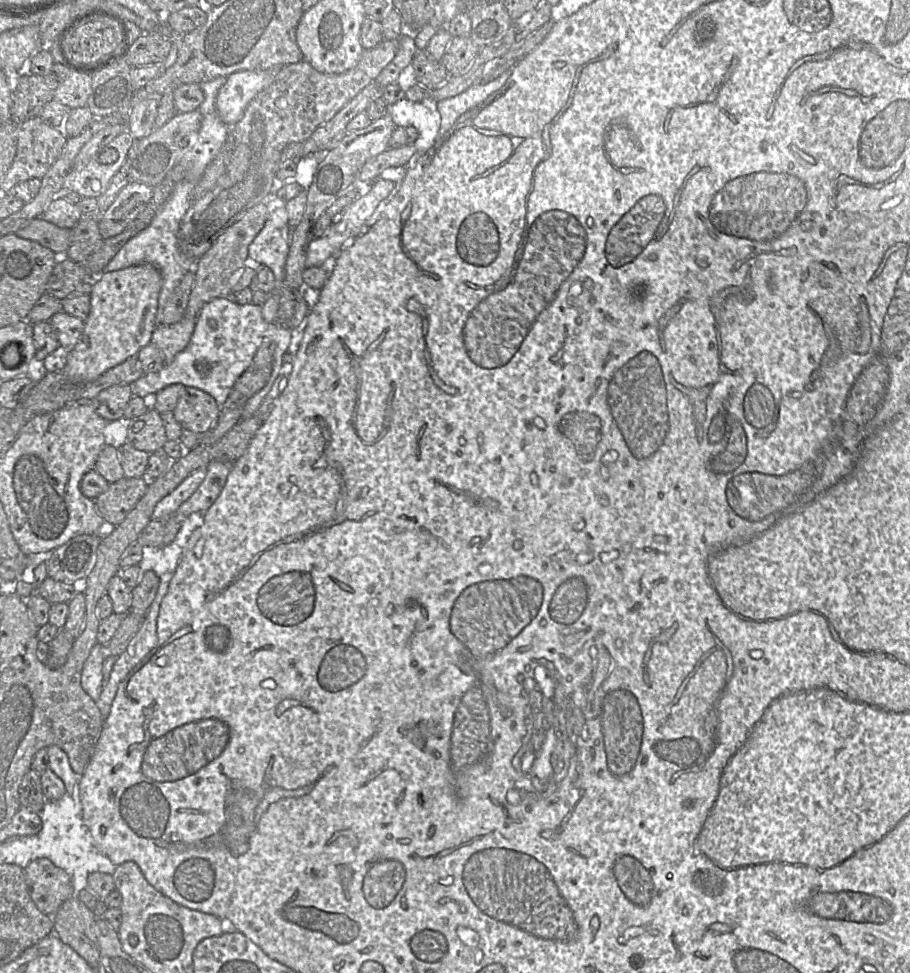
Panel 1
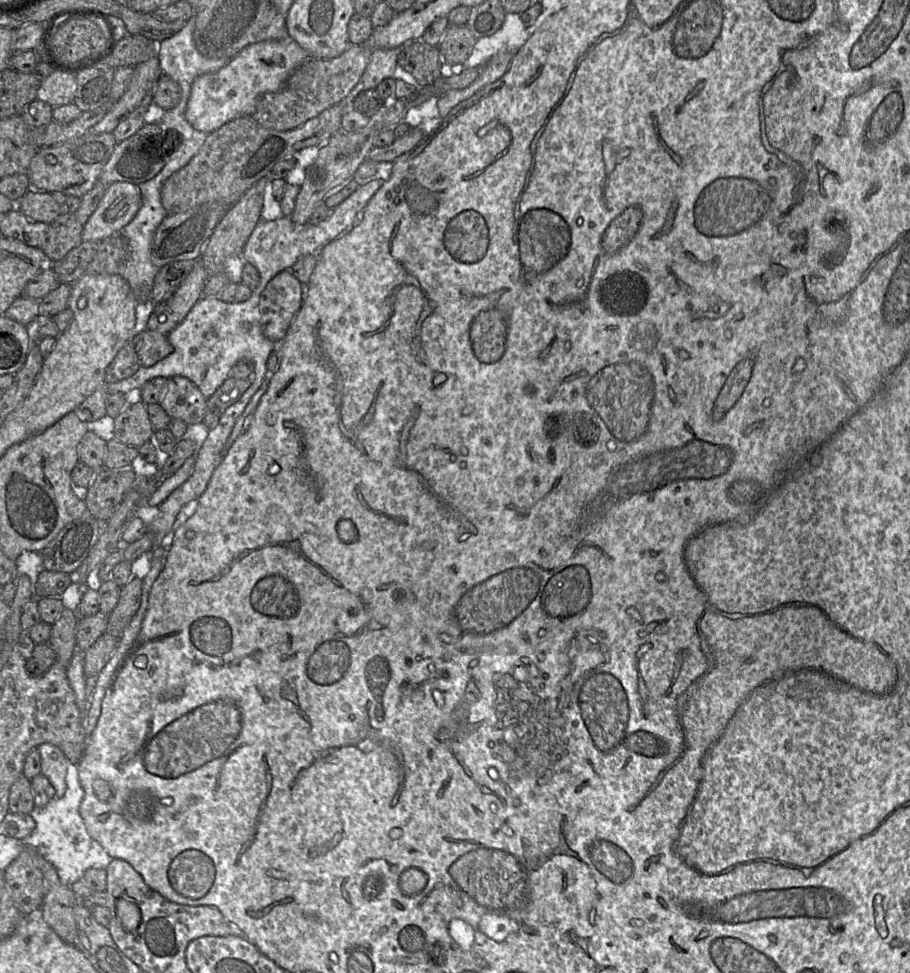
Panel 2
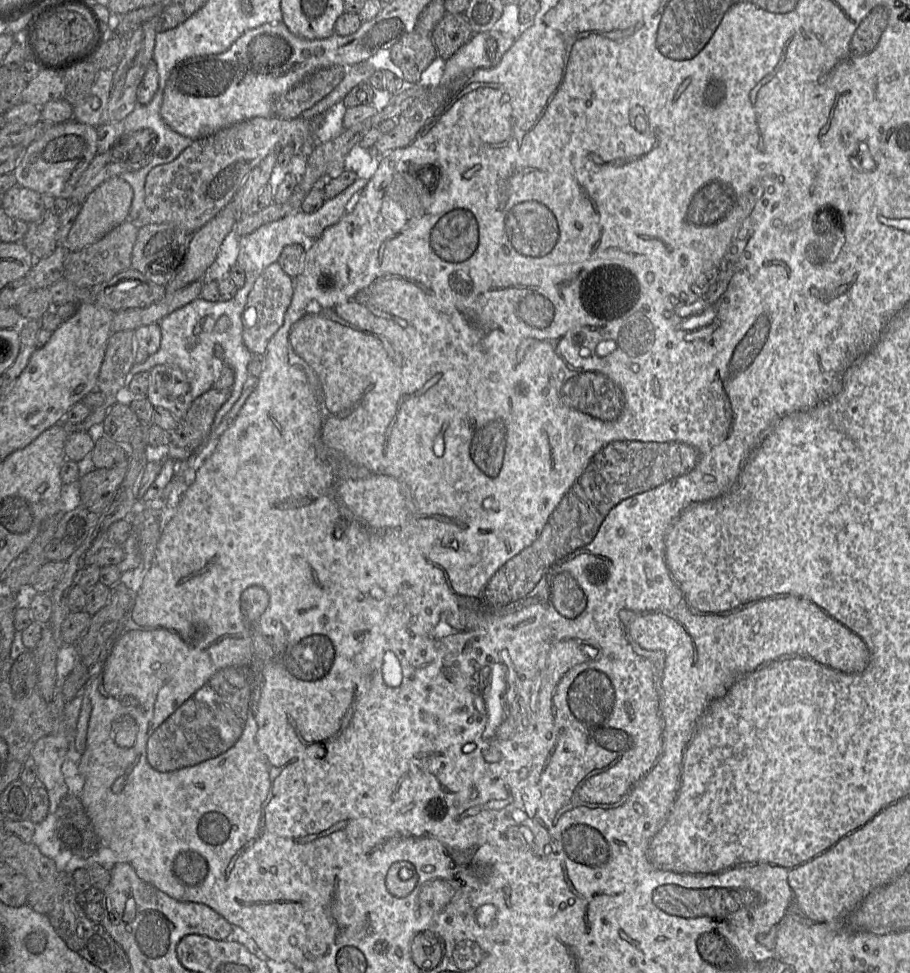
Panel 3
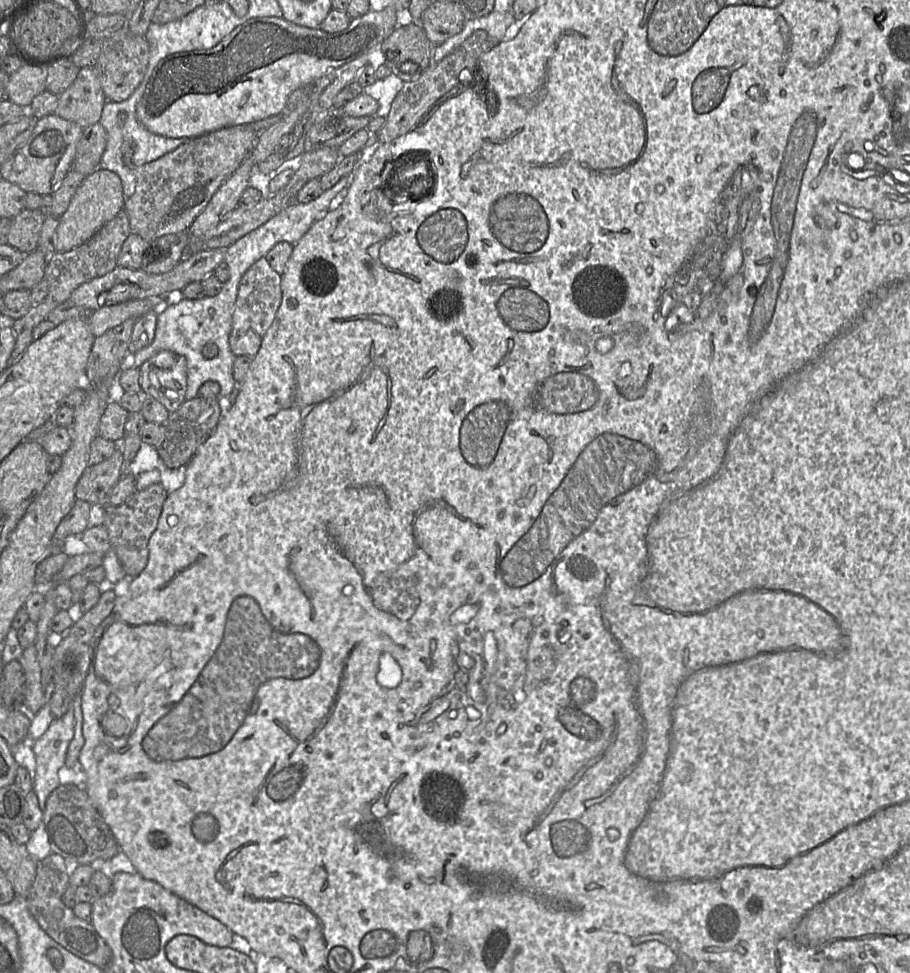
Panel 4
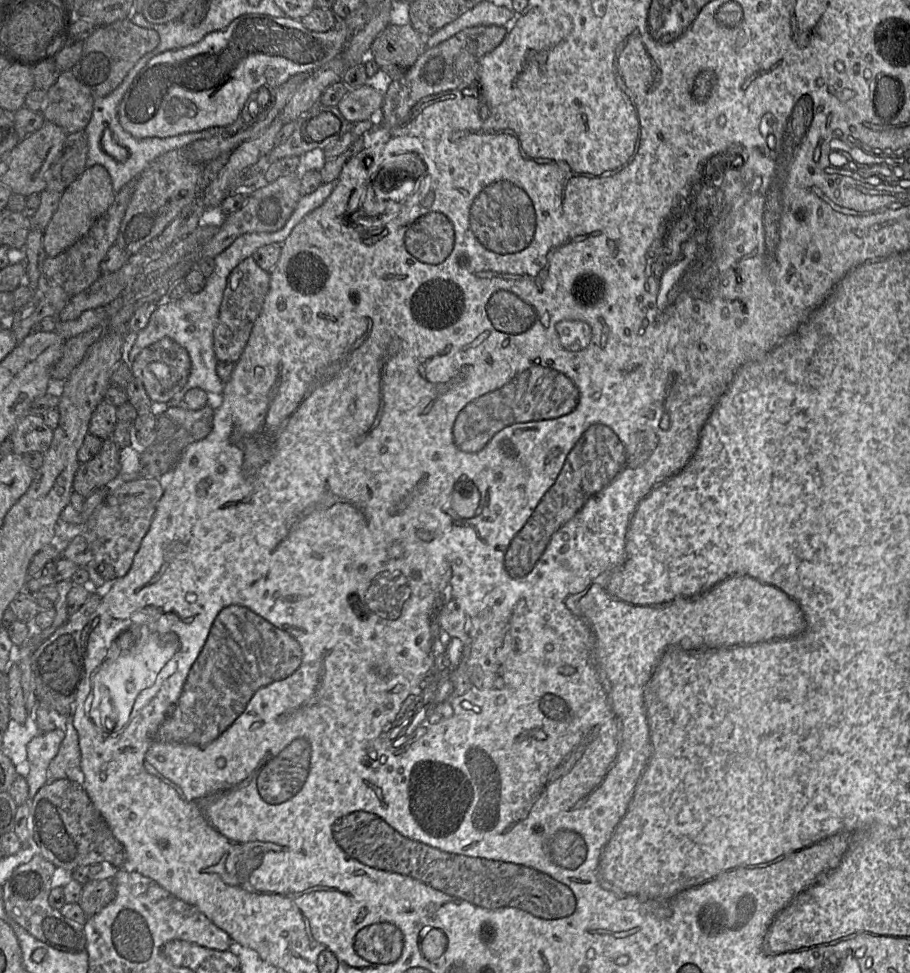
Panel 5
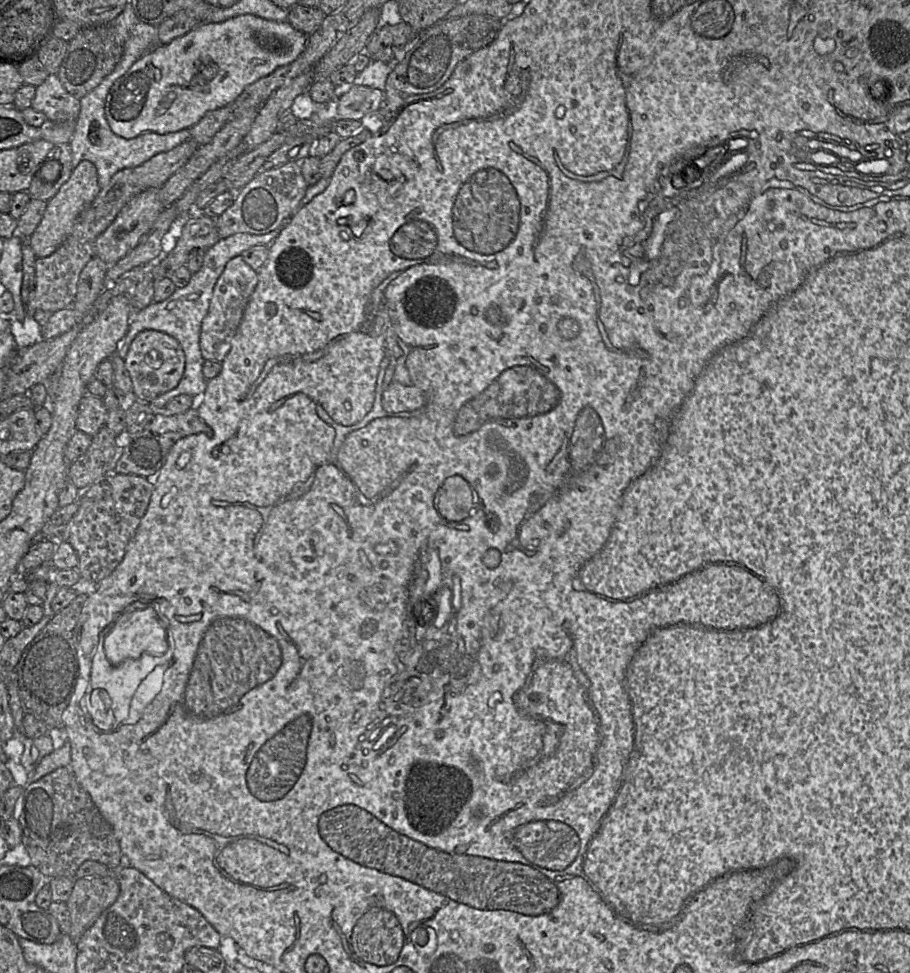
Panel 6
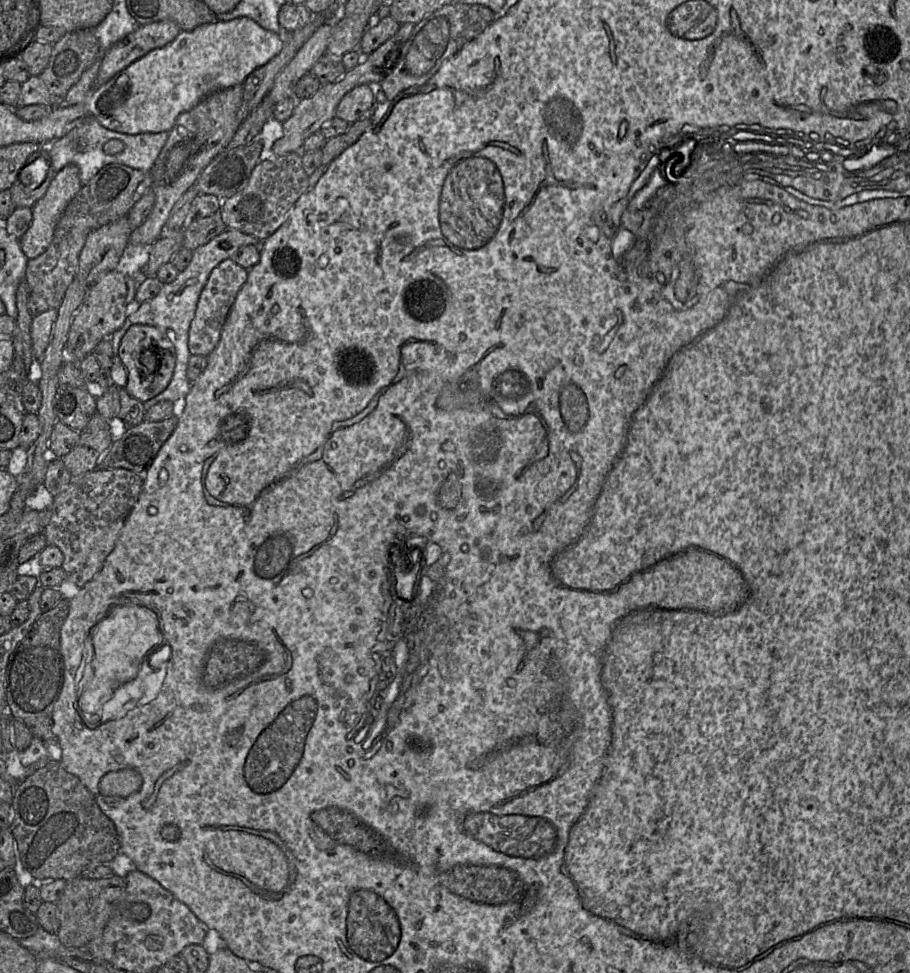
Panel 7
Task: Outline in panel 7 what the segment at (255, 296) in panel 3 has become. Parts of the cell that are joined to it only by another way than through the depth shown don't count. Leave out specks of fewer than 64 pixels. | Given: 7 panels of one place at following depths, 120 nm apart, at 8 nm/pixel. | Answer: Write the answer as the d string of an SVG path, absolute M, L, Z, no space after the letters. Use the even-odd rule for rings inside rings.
M228 258L219 263L210 273L201 291L193 320L188 332L188 348L192 355L209 355L217 346L223 325L235 298L248 277L248 270Z

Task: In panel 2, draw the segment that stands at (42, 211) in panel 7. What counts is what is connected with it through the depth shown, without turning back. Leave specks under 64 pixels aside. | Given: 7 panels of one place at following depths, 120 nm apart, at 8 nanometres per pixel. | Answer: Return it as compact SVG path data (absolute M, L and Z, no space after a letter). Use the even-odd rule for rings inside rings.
M109 184L96 210L83 225L83 242L102 240L120 232L135 217L141 204L141 192L137 184Z

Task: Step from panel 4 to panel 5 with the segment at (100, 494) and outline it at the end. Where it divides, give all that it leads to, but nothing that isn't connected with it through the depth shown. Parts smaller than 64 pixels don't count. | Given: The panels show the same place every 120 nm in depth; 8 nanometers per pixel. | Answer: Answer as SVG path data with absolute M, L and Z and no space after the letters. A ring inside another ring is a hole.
M112 438L103 440L98 454L79 464L73 480L73 491L87 498L115 479L120 471L119 450Z

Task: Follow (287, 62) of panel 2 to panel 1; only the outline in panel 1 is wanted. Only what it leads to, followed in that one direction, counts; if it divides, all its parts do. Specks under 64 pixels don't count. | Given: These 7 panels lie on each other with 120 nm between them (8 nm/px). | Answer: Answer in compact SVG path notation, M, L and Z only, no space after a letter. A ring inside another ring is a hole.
M241 70L226 77L216 98L216 110L227 126L242 118L251 100L272 81L275 70Z

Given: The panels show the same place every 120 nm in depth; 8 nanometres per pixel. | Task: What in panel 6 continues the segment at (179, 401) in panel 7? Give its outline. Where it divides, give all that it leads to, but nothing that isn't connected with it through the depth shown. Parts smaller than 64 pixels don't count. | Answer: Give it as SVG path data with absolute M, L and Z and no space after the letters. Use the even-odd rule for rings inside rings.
M287 220L282 228L277 228L266 234L237 233L227 238L220 238L212 247L204 253L204 261L200 270L193 273L189 283L183 288L177 288L166 300L152 302L141 311L131 311L128 322L128 331L123 342L119 345L117 354L125 358L129 346L136 335L144 330L156 330L174 337L181 345L185 354L185 370L179 384L172 390L158 396L151 403L154 409L160 409L172 398L180 394L197 396L203 394L207 387L207 381L203 375L202 367L204 358L200 350L201 324L208 313L210 301L213 295L214 286L225 269L228 261L240 256L245 250L256 246L269 246L280 234L283 228L289 223Z

